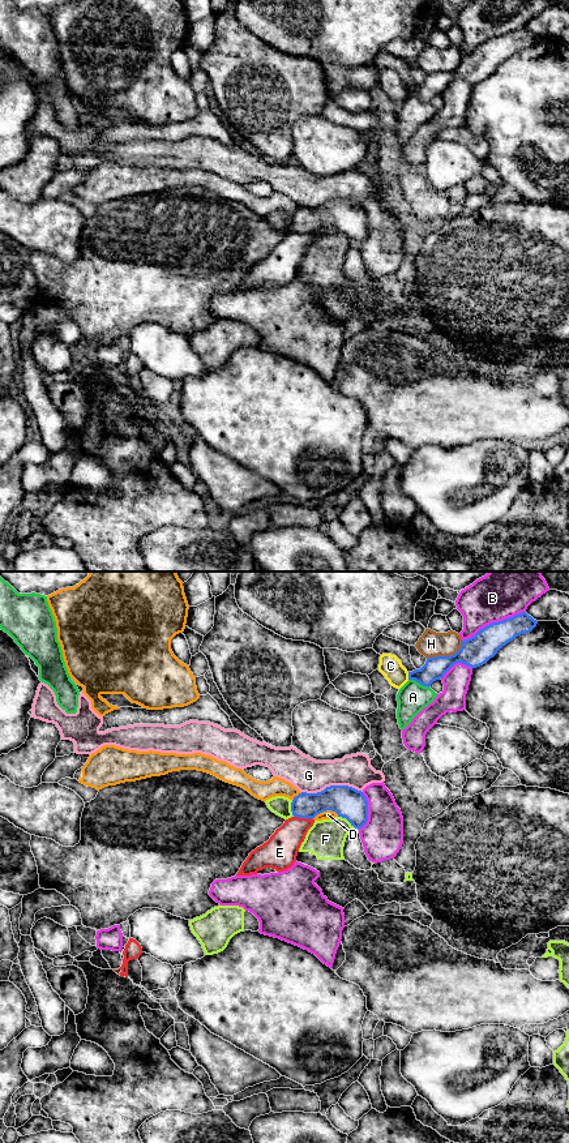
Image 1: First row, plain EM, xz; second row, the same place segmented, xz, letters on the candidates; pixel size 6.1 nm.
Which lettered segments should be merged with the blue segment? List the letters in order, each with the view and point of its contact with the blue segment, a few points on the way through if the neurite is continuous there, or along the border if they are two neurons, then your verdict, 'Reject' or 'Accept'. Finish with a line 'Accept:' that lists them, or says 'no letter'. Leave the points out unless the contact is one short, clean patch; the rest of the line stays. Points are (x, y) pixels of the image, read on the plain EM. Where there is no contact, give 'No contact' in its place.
A: Touches blue at xz (419, 98). Reject
B: Touches blue at xz (492, 38). Reject
C: Touches blue at xz (409, 91). Reject
D: Touches blue at xz (325, 226). Reject
E: Touches blue at xz (303, 232). Boundary: xz (294, 231), (312, 235). Reject
F: Touches blue at xz (349, 236). Reject
G: Touches blue at xz (332, 201). Reject
H: Touches blue at xz (446, 72). Boundary: xz (462, 56), (462, 60), (453, 69), (435, 71), (427, 75). Reject
Accept: no letter

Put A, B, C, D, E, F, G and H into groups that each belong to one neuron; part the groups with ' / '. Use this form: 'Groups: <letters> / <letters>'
Groups: A / B / C / D / E / F / G / H

